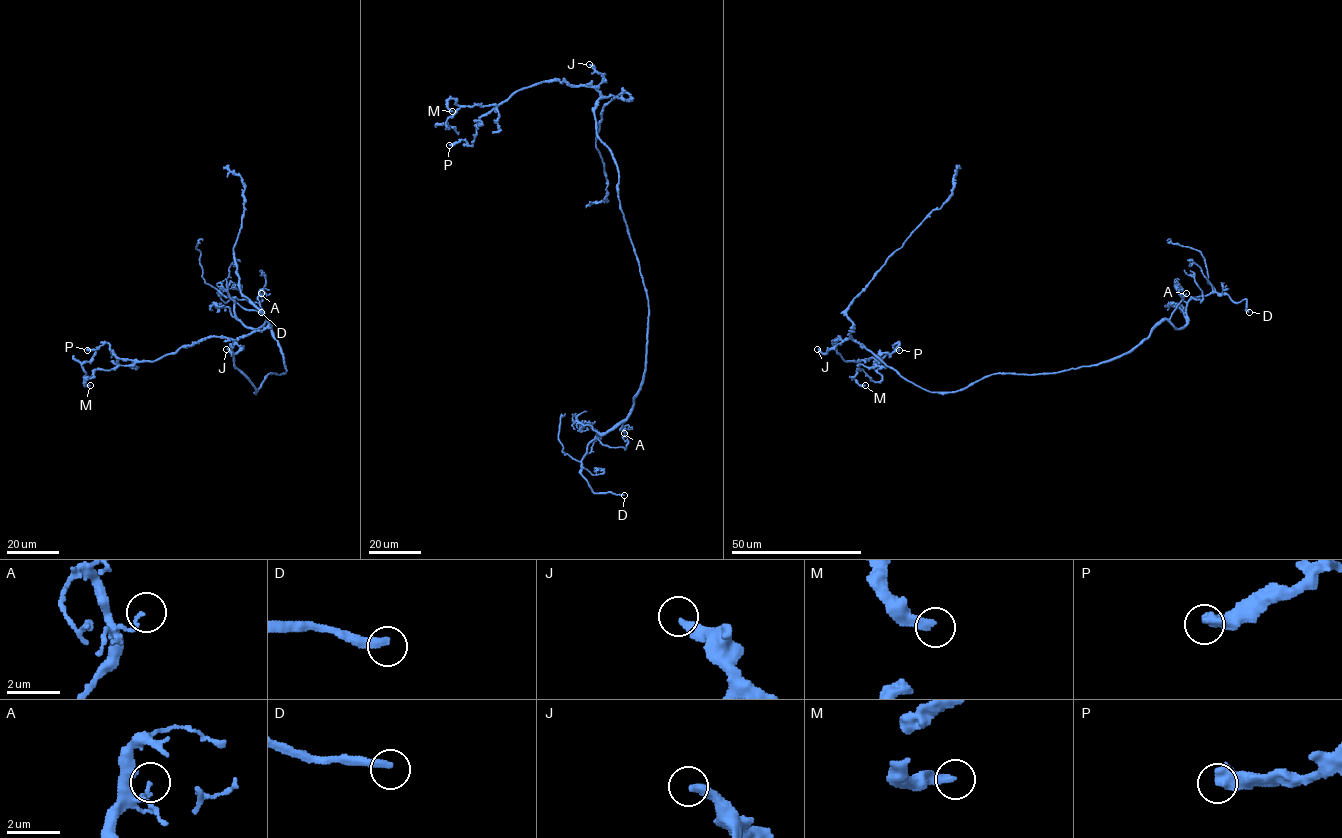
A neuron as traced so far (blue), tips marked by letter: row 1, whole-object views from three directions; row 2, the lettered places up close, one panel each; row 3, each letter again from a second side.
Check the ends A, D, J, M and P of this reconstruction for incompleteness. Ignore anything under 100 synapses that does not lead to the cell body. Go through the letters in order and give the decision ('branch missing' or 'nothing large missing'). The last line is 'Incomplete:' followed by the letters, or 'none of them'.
A: nothing large missing
D: branch missing
J: nothing large missing
M: nothing large missing
P: nothing large missing
Incomplete: D

